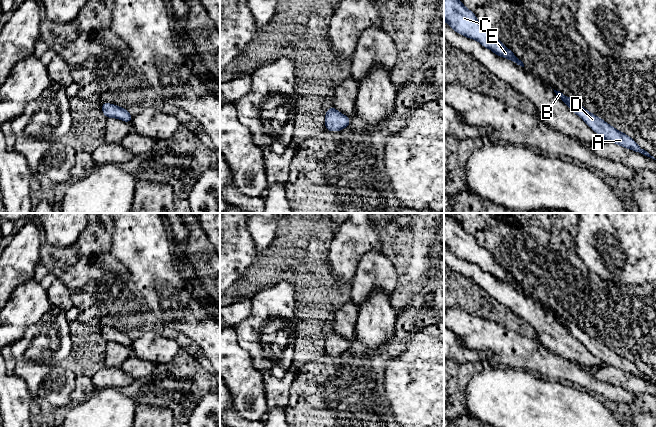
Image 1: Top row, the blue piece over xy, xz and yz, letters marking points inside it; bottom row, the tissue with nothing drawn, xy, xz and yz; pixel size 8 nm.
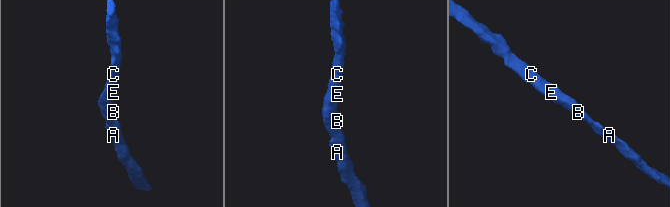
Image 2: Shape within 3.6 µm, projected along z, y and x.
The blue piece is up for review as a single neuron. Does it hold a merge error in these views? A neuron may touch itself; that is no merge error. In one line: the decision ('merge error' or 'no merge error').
no merge error

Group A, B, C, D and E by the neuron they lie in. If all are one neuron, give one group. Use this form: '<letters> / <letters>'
A B C D E

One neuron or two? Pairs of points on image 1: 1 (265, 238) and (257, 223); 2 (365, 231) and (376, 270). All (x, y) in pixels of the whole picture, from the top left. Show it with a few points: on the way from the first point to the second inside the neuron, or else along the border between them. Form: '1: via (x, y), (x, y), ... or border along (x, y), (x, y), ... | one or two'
1: via (263, 234), (261, 227) | one
2: border along (380, 248), (369, 250), (361, 258), (357, 269) | two

